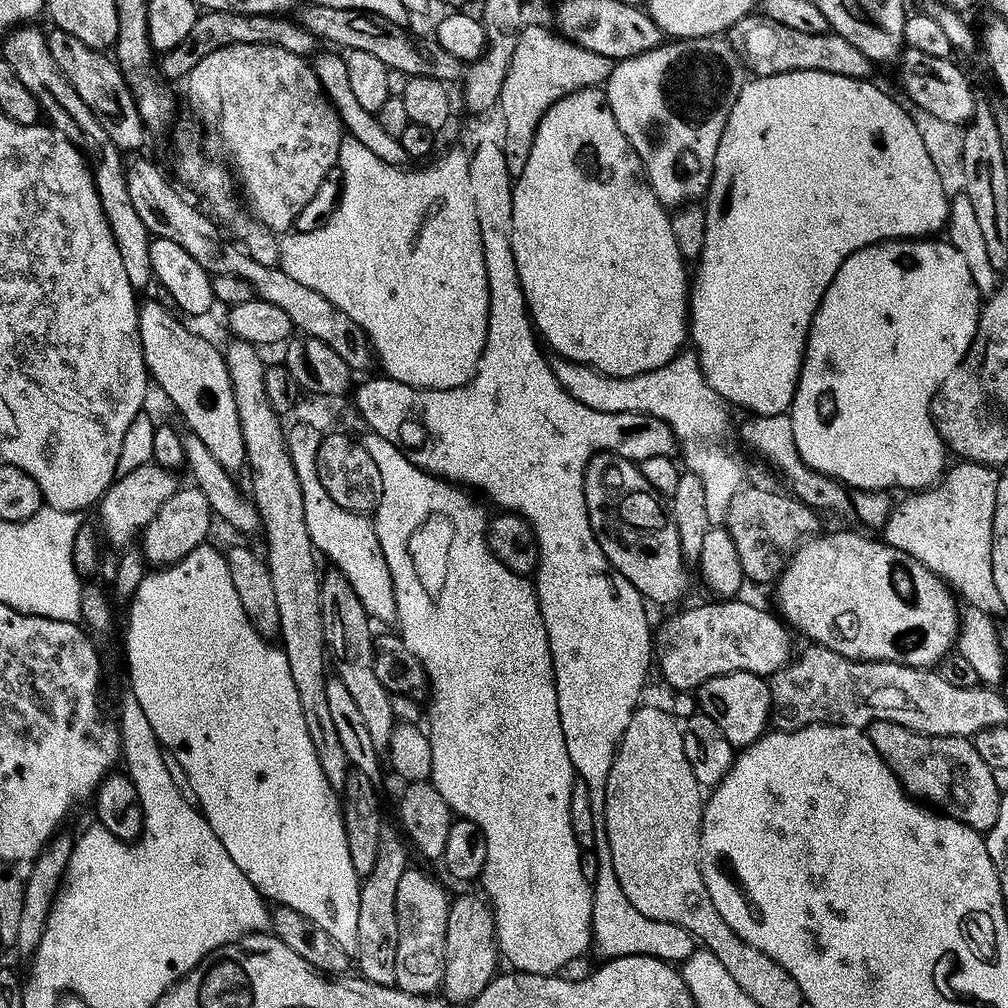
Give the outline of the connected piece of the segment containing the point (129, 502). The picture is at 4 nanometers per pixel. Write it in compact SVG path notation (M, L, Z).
M155 462L143 464L134 470L121 475L105 492L98 505L100 511L100 527L103 537L119 548L129 547L135 537L139 537L141 530L157 516L158 510L166 500L170 500L179 489L176 482L177 475Z

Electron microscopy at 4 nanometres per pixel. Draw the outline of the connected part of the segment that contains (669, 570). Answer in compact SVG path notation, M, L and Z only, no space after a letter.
M602 451L592 457L592 461L584 471L584 493L586 508L590 518L590 526L598 538L598 546L602 554L606 554L608 565L634 590L638 590L645 601L656 604L672 604L684 592L688 584L688 576L684 573L686 561L682 554L682 546L678 542L678 526L660 503L661 497L655 488L646 482L639 463L628 460L625 456L617 456L615 452Z

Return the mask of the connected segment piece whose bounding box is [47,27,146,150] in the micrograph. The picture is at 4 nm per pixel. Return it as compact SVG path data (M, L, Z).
M53 27L51 31L47 33L47 37L54 60L68 76L74 90L78 90L82 102L86 102L86 106L90 106L90 110L100 117L100 123L107 130L112 143L121 150L138 147L144 140L146 129L120 65L107 51L86 46L86 42L74 38L74 34L66 34L57 27Z

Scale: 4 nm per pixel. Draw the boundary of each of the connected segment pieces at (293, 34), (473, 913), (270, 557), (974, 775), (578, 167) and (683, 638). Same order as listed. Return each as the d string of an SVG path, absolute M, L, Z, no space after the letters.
M212 9L203 11L195 20L196 31L194 35L183 40L176 48L165 51L161 56L158 68L165 79L169 81L185 79L190 70L212 54L214 50L221 49L230 44L272 44L296 53L299 56L309 57L316 51L318 38L306 30L298 22L281 15L239 15L237 12L214 11Z
M464 892L453 899L448 906L448 921L446 922L446 958L444 959L444 983L442 992L453 1005L464 1006L474 999L482 990L486 990L493 976L497 975L496 956L498 960L498 945L496 943L496 923L492 913L491 903L483 895L475 896L472 892Z
M237 338L231 342L233 344L226 348L228 373L234 390L234 402L238 406L238 418L242 422L246 464L249 469L252 467L250 496L256 511L260 513L263 532L268 538L266 559L274 582L274 594L278 597L282 647L288 658L294 684L298 686L298 698L302 702L307 730L310 740L314 742L318 762L326 774L329 786L340 790L347 780L350 765L346 750L342 750L342 742L338 742L338 729L334 726L330 706L326 703L326 686L330 676L324 673L326 633L320 597L322 571L316 565L318 553L312 547L312 538L308 533L302 486L292 455L288 452L285 425L280 425L280 416L272 405L270 380L266 368L264 372L261 349Z
M879 720L869 724L866 731L871 751L875 755L876 752L880 755L881 762L889 768L887 771L904 788L905 793L917 794L916 792L920 792L919 799L921 801L932 806L940 804L939 811L945 817L957 820L959 824L970 826L975 832L984 834L994 826L994 822L998 818L1002 793L998 790L998 786L994 786L992 768L986 766L986 762L982 762L975 743L969 737L927 736L921 732L910 730L906 726L898 726L889 720Z
M599 87L583 88L574 94L566 94L566 98L554 102L554 106L546 110L534 134L530 162L526 162L526 170L522 170L522 174L515 177L512 185L512 249L532 323L549 349L552 347L558 355L580 364L576 366L587 366L599 372L601 376L627 378L650 370L658 370L658 366L666 366L666 362L670 362L680 353L690 336L688 318L690 272L689 269L688 272L684 269L685 258L678 250L678 242L674 242L669 209L660 203L659 198L641 179L641 172L642 165L639 158L628 147L628 139L622 134L622 130L618 130L618 122L614 122L614 114L608 105L607 95Z
M743 598L719 599L718 604L696 604L677 616L672 616L654 632L654 660L672 690L695 690L702 682L731 672L749 672L771 678L794 659L792 640L779 615L767 612L756 604L747 604Z

